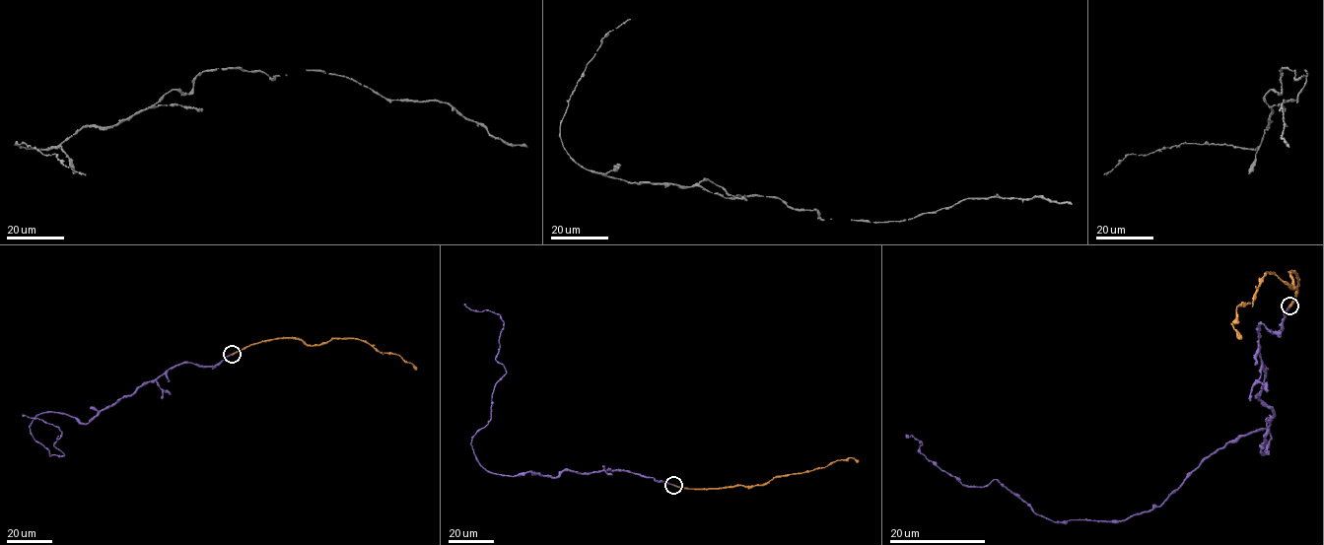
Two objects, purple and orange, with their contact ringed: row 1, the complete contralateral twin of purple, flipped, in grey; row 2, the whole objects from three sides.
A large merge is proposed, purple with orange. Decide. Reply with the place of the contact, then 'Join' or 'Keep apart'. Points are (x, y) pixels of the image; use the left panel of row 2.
Place: (232, 354). Join

